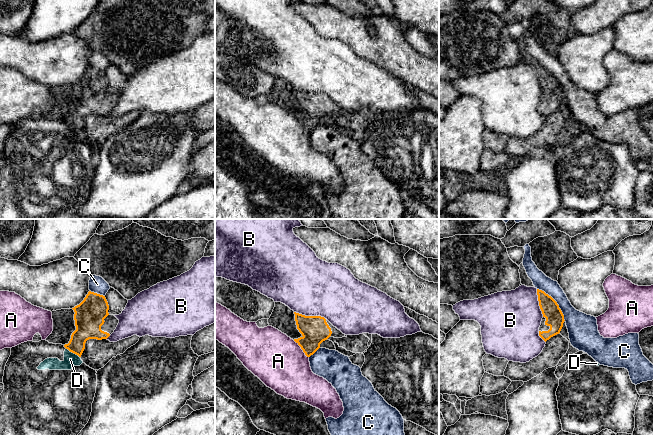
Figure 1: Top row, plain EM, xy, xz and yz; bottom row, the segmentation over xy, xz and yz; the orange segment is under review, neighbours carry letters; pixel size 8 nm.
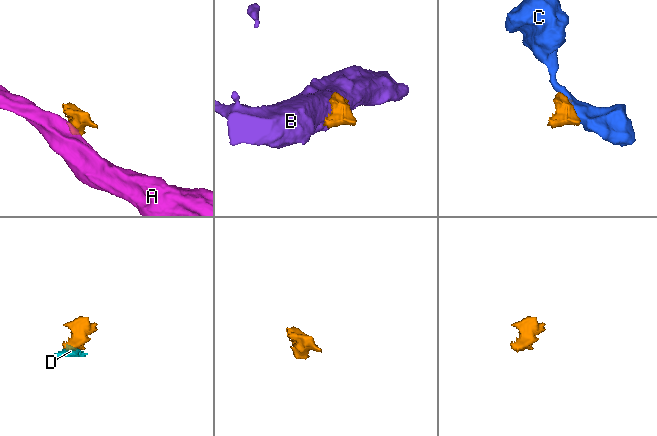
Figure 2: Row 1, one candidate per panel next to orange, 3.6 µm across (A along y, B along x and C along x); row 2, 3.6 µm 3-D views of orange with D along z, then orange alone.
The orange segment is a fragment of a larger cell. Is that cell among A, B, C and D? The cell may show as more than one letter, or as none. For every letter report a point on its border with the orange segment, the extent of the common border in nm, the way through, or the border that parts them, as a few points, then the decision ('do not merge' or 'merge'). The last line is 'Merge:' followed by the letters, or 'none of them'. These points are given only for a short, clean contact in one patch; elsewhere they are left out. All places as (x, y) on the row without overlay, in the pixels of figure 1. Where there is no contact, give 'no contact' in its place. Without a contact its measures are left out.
A: contact xz (301, 124); length 190 nm; border xz (293, 116), (308, 133); do not merge
B: contact xz (310, 92); length 260 nm; do not merge
C: contact yz (556, 78); length 340 nm; do not merge
D: contact xy (73, 128); length 130 nm; border xy (66, 124), (79, 133); do not merge
Merge: none of them

